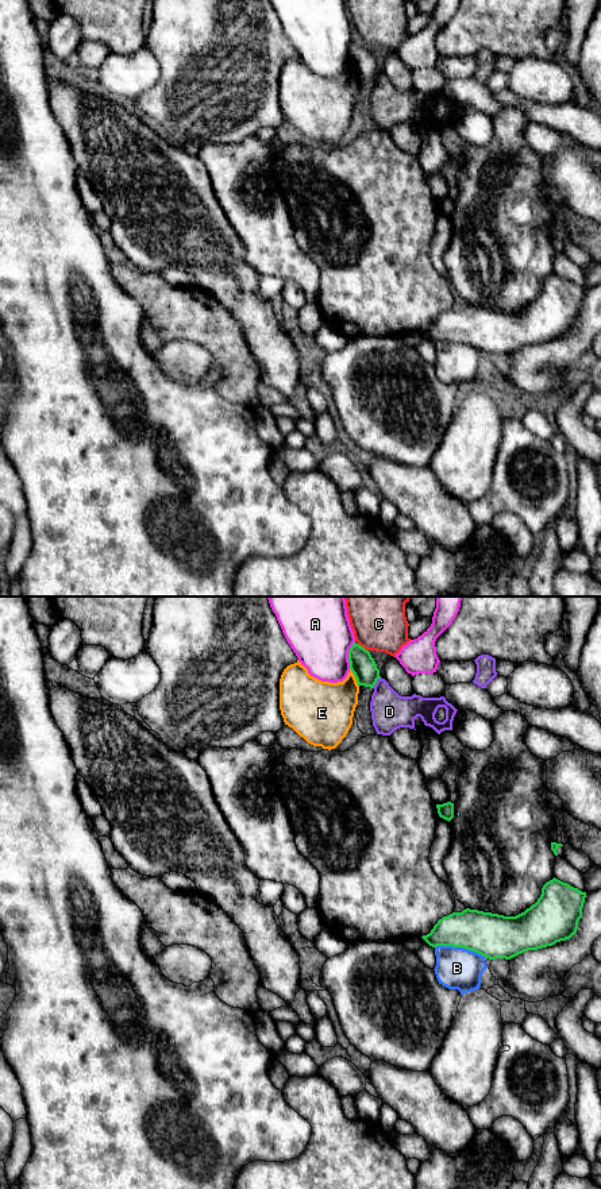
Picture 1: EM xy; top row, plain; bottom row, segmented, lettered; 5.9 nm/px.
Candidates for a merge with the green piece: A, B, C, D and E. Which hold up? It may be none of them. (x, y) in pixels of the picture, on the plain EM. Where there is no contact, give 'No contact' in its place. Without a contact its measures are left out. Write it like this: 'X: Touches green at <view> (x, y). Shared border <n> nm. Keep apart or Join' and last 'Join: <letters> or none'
A: Touches green at xy (349, 50). Shared border 170 nm. Keep apart
B: Touches green at xy (461, 342). Shared border 320 nm. Keep apart
C: Touches green at xy (362, 42). Shared border 80 nm. Keep apart
D: Touches green at xy (376, 77). Shared border 80 nm. Keep apart
E: Touches green at xy (355, 73). Shared border 120 nm. Keep apart
Join: none

